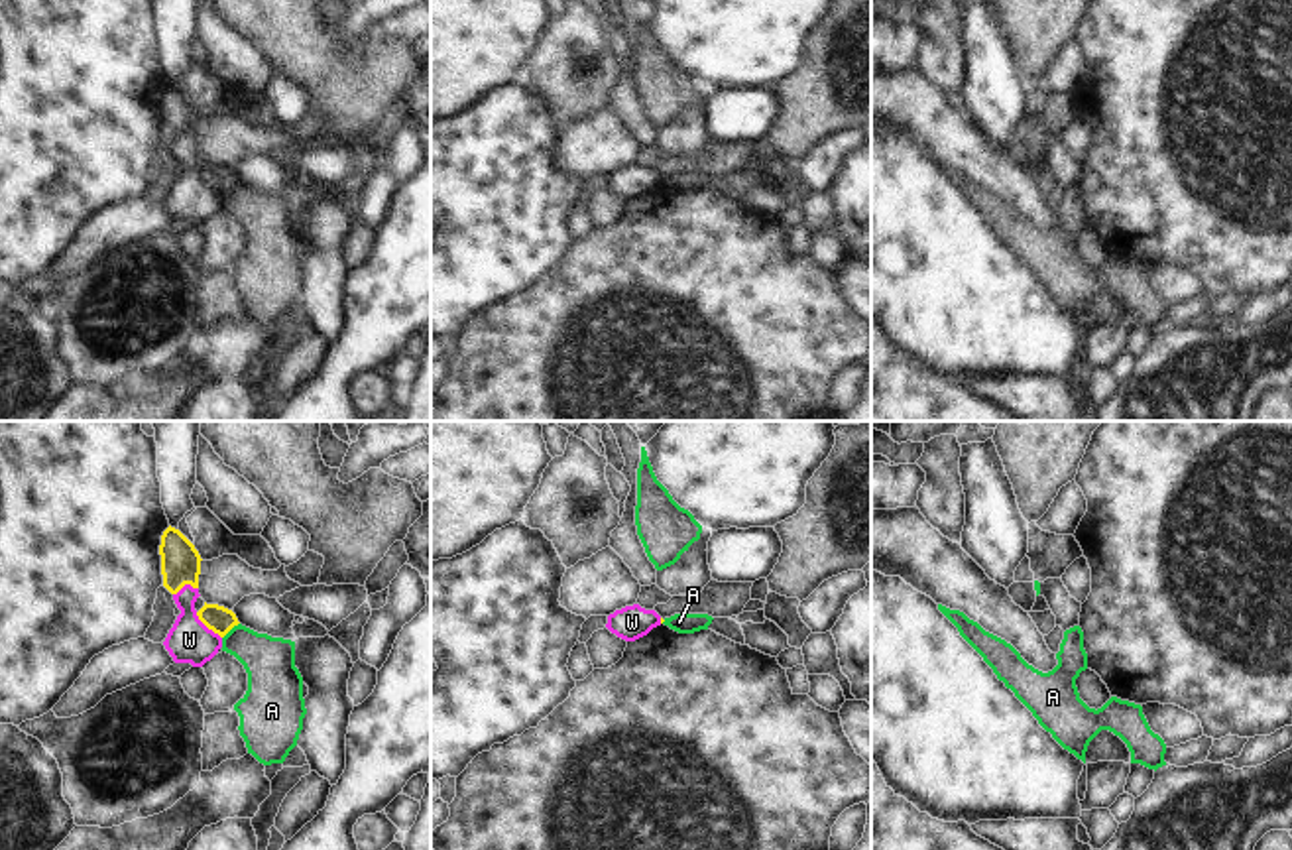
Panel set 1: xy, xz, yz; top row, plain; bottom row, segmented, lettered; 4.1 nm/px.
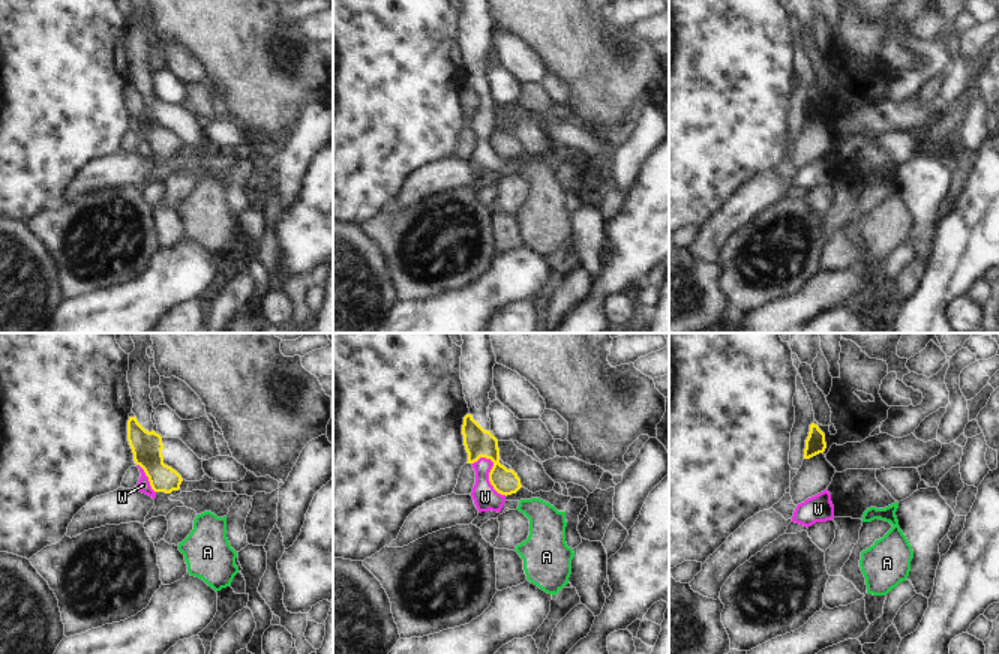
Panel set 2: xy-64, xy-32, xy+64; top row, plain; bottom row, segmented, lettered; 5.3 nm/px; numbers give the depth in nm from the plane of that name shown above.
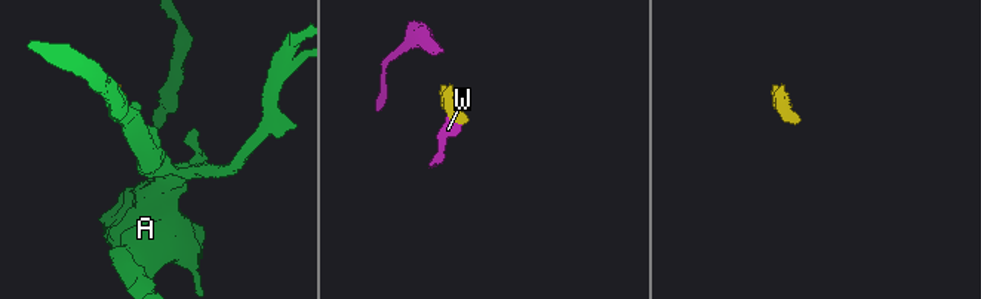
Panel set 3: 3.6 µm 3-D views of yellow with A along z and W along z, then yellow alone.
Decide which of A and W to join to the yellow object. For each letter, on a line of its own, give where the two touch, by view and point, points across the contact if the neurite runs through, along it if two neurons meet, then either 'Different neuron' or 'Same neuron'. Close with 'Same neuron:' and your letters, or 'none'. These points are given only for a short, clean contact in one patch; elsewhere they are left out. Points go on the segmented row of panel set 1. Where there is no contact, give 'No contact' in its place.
A: Touches yellow at xy (231, 628). Boundary: xy (238, 622), (223, 638). Different neuron
W: Touches yellow at xy (207, 626). Boundary: xy (195, 612), (221, 638). Different neuron
Same neuron: none

